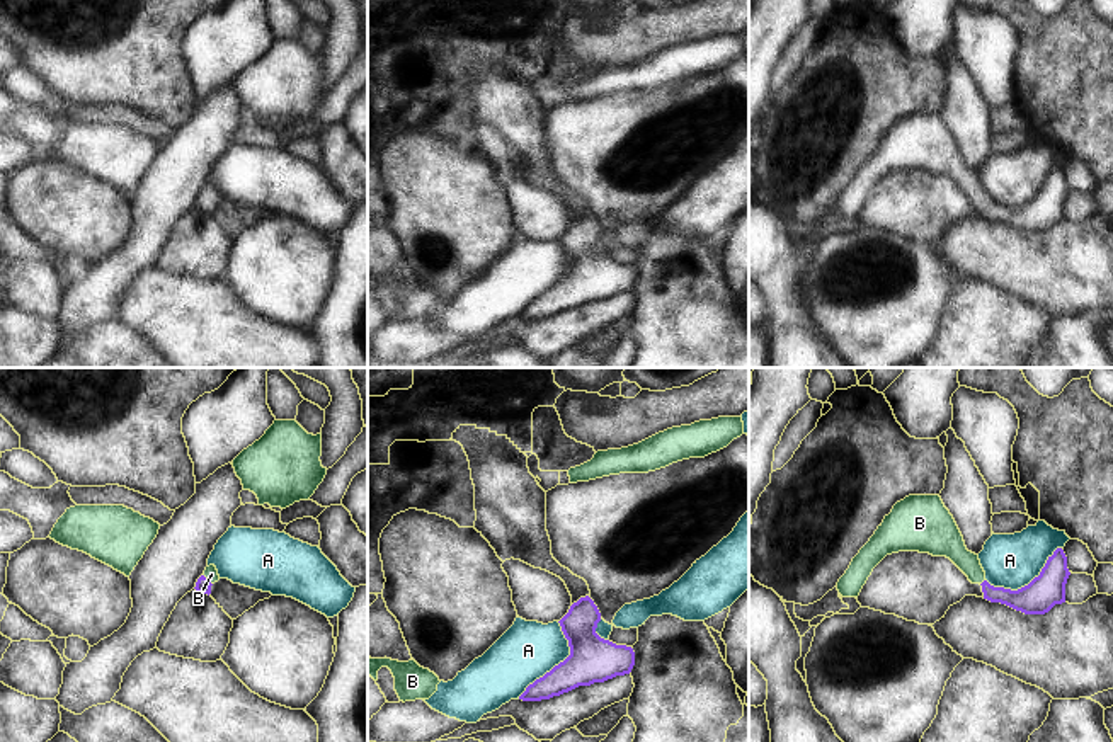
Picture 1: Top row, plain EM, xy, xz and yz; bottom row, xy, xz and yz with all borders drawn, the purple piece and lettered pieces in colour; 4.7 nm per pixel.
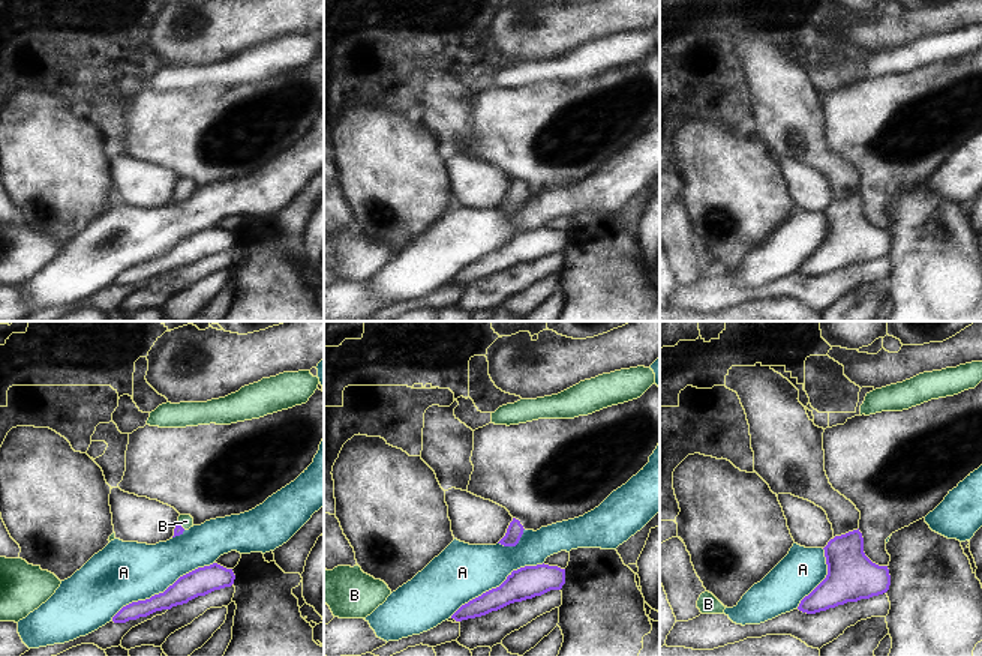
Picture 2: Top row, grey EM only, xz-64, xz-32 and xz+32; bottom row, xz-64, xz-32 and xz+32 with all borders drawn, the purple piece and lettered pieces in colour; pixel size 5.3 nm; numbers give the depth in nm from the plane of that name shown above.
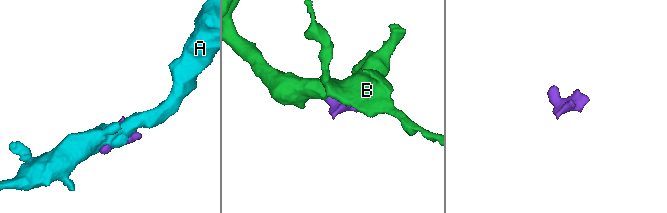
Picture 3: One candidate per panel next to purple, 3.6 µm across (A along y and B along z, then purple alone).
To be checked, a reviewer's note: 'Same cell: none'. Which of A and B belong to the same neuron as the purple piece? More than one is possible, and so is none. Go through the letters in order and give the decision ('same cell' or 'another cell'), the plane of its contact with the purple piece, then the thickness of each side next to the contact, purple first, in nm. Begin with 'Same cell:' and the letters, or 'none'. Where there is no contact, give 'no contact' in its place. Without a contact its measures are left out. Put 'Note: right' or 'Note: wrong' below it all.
Same cell: B
A: another cell | xz | 220/280 nm
B: same cell | xy | 70/60 nm
Note: wrong

